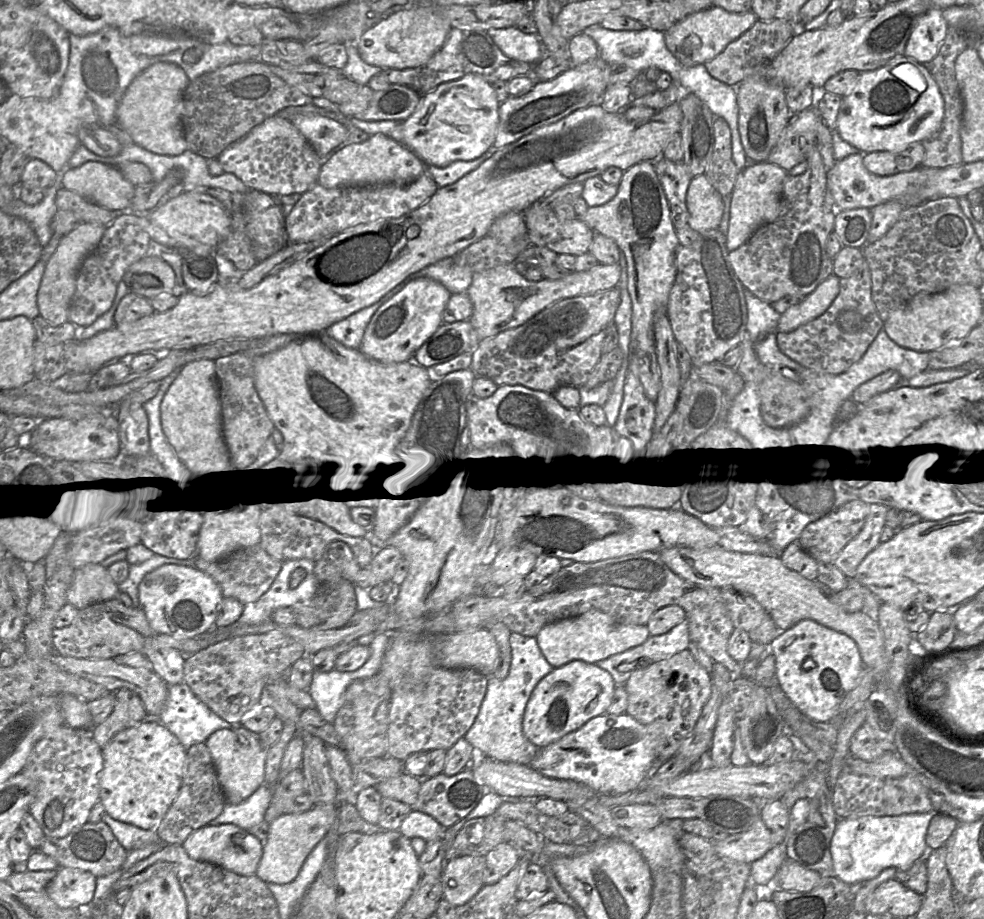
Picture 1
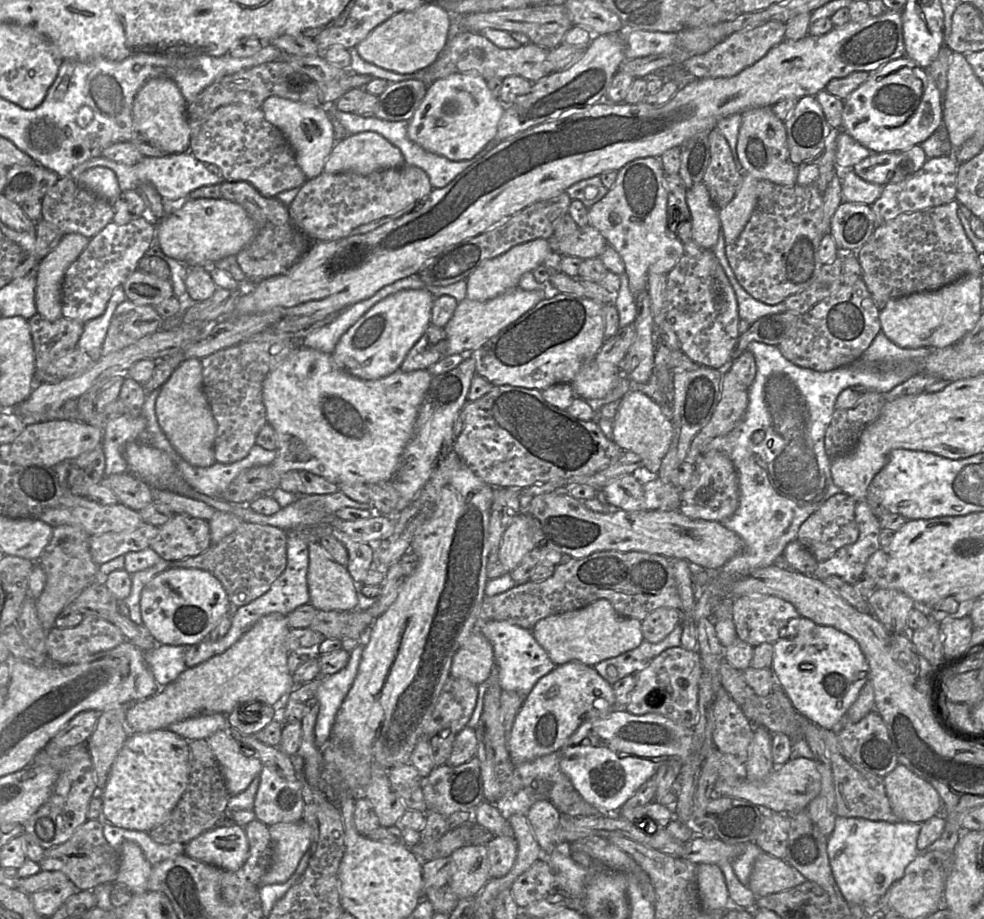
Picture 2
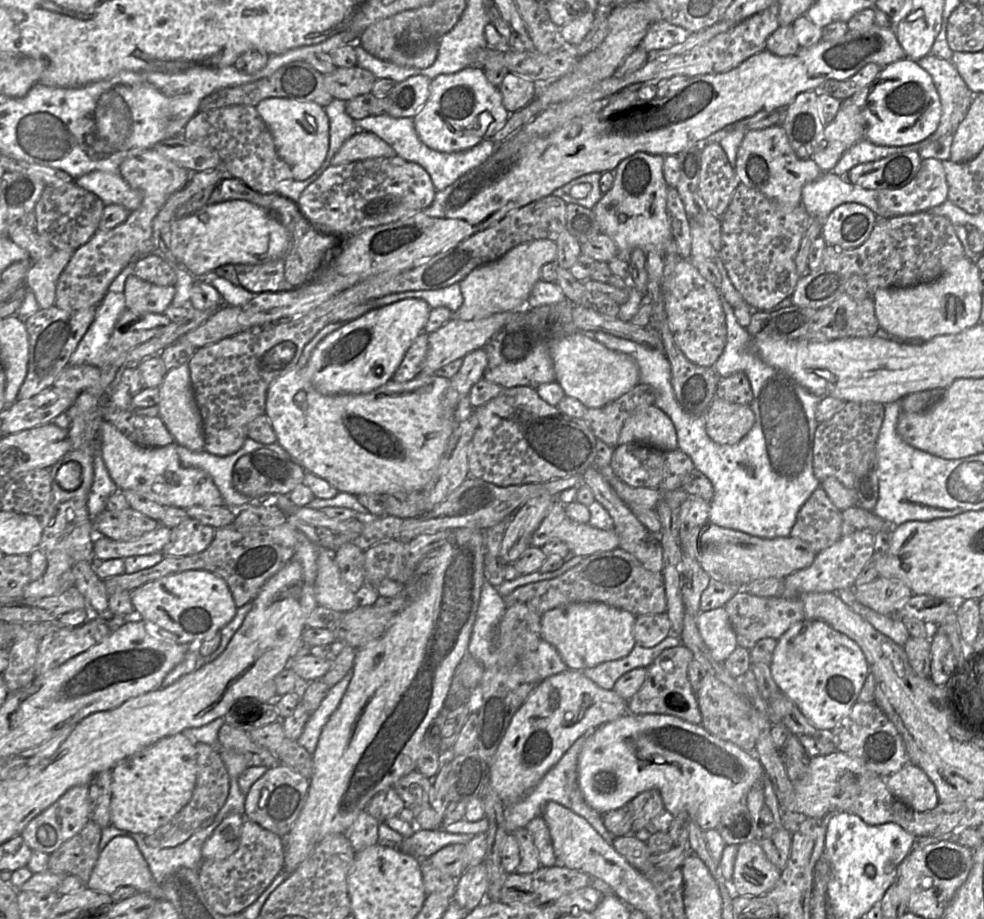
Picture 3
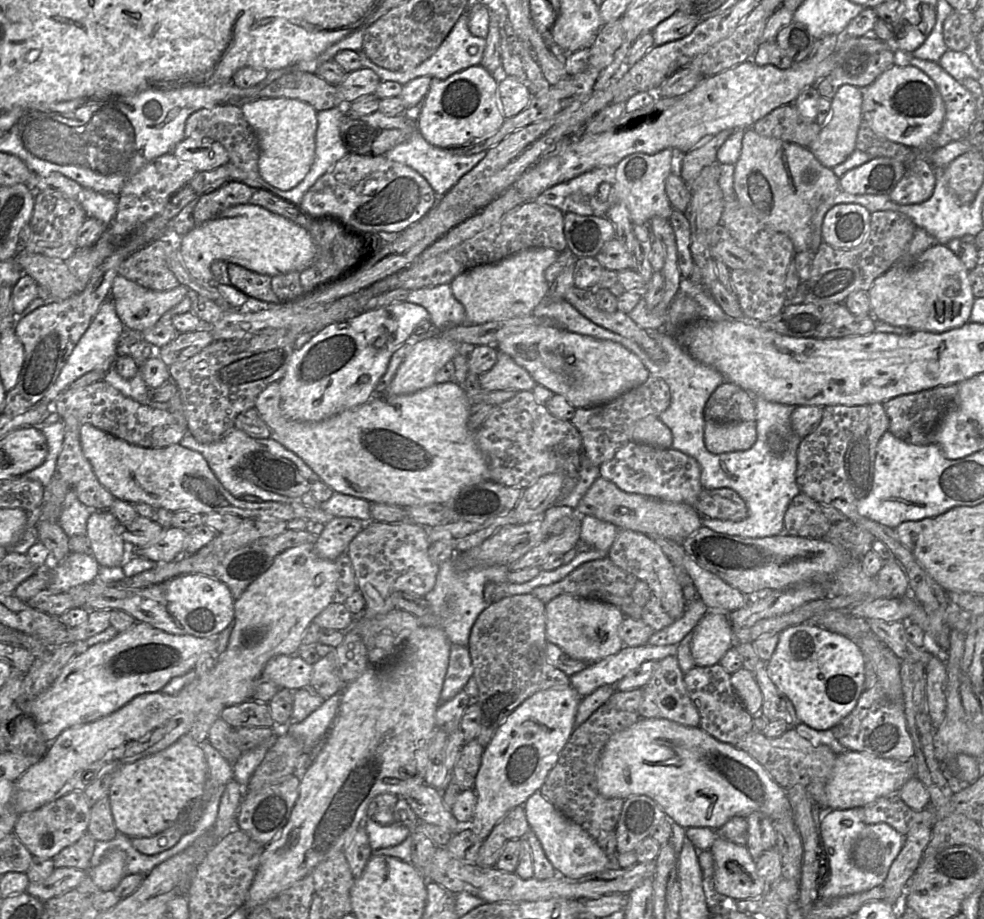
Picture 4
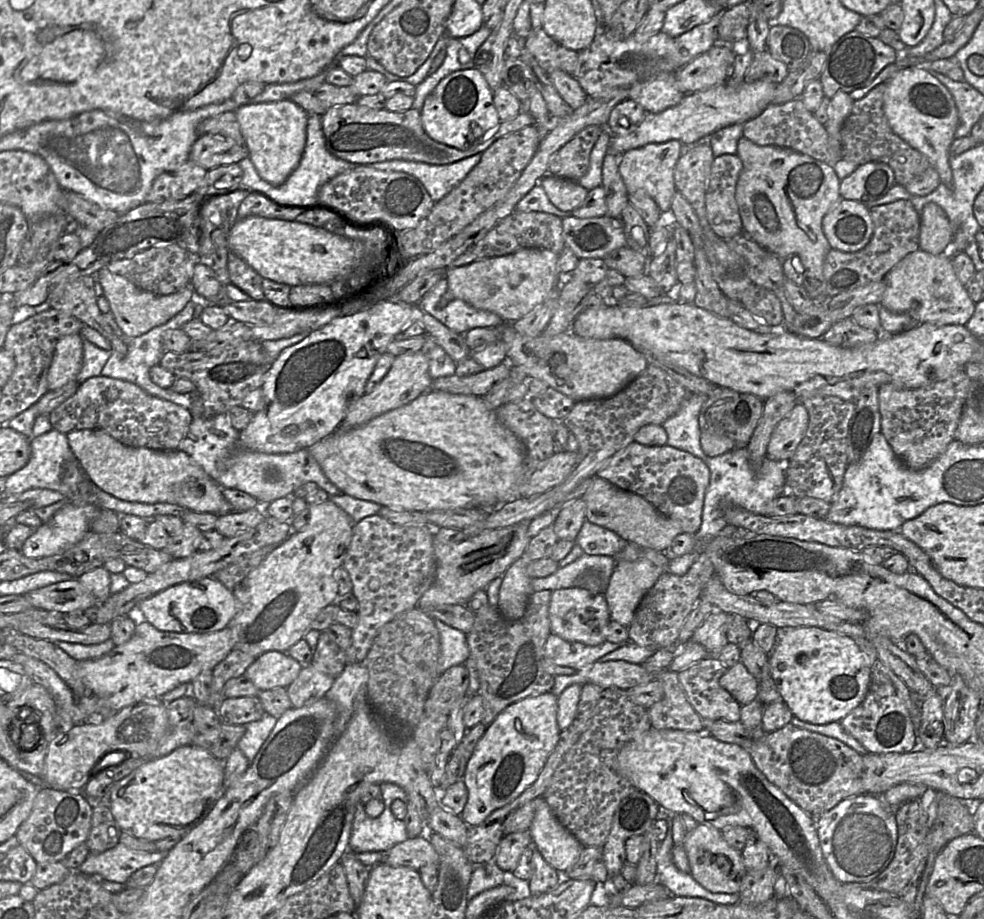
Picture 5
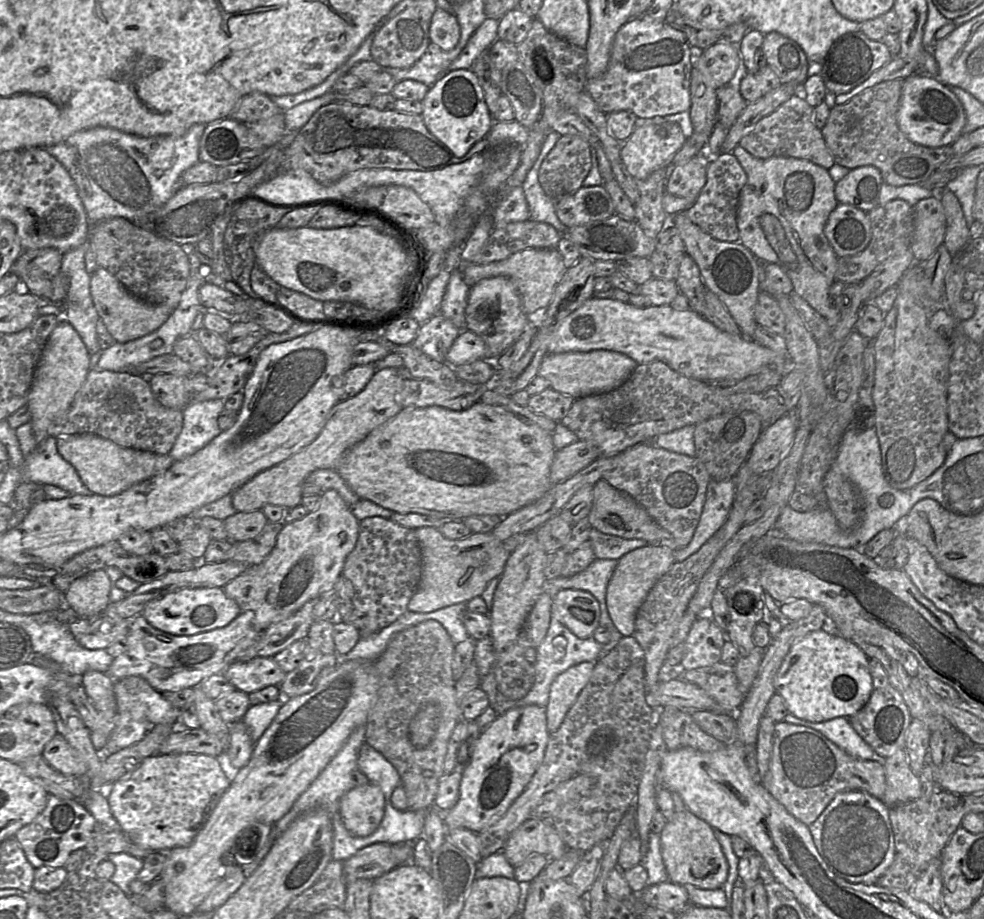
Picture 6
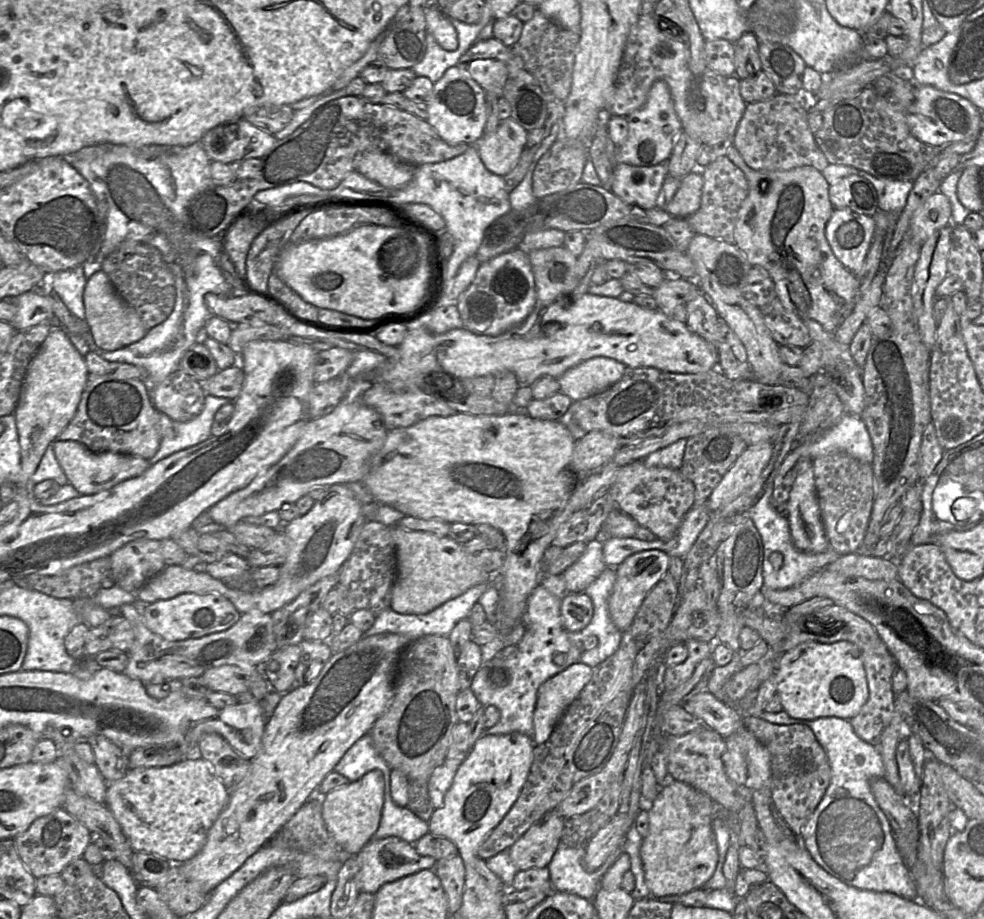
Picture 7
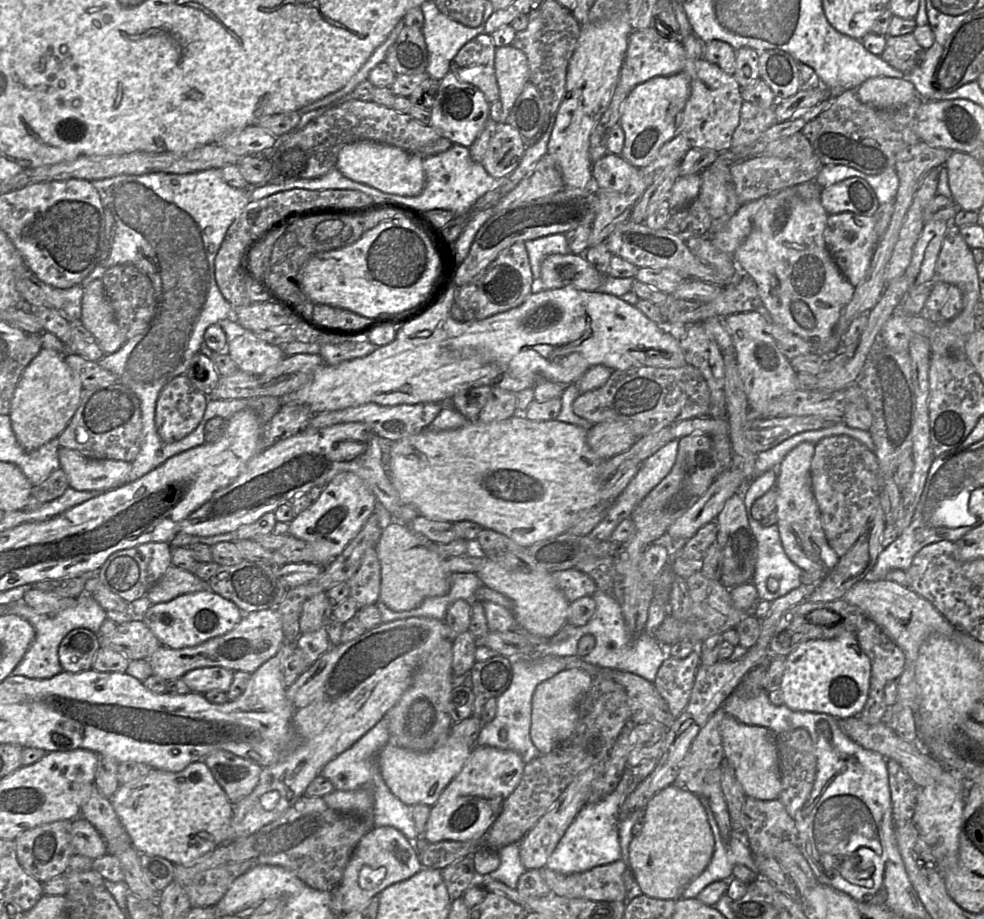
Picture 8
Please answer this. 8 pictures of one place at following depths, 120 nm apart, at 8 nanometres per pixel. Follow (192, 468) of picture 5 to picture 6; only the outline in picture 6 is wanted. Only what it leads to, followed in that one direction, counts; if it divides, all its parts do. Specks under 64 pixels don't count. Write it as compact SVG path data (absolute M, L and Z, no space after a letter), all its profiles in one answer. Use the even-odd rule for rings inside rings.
M92 433L57 437L57 450L76 469L85 486L93 494L101 496L117 495L137 483L163 473L174 463L169 454L122 447Z

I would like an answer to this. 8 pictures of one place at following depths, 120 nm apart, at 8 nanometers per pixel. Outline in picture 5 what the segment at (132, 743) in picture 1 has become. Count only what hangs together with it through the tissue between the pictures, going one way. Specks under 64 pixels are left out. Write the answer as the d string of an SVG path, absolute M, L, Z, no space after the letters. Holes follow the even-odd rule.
M185 745L165 756L147 761L118 781L107 795L107 803L122 832L139 839L156 842L185 836L205 818L224 789L223 762L203 748Z

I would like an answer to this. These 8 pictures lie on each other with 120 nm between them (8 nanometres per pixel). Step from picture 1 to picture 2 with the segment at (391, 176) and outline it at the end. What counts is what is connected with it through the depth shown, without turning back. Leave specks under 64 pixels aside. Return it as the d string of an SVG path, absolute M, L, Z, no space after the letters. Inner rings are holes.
M376 132L347 135L334 144L323 172L328 174L373 172L405 165L401 151Z

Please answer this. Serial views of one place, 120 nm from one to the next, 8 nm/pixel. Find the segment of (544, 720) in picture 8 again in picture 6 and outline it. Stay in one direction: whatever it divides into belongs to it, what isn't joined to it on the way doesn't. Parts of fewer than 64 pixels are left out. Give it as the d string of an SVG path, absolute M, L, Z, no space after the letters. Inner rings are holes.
M593 662L574 665L559 674L552 682L549 700L545 706L549 733L554 733L560 727L565 715L587 684L594 665Z

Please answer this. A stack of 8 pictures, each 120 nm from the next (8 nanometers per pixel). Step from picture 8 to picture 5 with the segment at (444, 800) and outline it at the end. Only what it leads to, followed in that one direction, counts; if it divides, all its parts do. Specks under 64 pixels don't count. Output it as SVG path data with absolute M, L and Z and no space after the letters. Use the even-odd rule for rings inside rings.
M551 692L527 697L508 706L487 728L468 761L462 780L468 790L468 800L460 817L468 827L482 824L495 810L512 802L535 782L561 733L557 724L557 708L558 696Z

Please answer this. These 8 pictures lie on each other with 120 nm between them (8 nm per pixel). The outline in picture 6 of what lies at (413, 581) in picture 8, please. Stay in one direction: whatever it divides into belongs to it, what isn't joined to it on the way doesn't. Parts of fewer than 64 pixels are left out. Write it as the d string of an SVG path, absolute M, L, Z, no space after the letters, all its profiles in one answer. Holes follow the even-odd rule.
M435 527L413 530L421 550L422 573L418 588L407 605L411 612L429 613L480 596L489 581L501 576L511 554L491 532L450 540Z

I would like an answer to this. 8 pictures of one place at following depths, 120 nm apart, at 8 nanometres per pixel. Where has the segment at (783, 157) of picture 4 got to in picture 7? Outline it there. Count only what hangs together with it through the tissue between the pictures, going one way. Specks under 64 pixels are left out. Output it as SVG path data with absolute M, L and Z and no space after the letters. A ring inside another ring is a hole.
M733 146L727 150L725 156L743 171L748 183L748 194L736 220L734 244L745 254L752 267L761 266L769 273L775 285L777 299L786 310L793 312L803 321L817 321L829 333L835 332L861 295L857 294L858 278L837 260L825 237L825 227L834 207L829 200L830 185L822 172L812 166L786 171L753 170Z

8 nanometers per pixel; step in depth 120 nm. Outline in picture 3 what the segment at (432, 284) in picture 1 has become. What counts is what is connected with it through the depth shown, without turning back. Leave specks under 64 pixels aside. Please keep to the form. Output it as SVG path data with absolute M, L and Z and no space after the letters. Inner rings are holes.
M408 298L374 309L345 323L327 335L313 350L305 370L315 389L324 395L367 394L390 381L415 339L424 332L431 307L421 299Z

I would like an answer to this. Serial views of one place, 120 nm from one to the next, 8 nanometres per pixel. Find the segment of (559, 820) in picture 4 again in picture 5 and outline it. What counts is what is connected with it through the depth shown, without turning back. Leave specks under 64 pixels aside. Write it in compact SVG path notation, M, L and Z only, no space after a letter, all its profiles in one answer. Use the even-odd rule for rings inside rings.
M546 801L538 805L529 831L533 845L561 875L577 862L584 848L557 820Z

